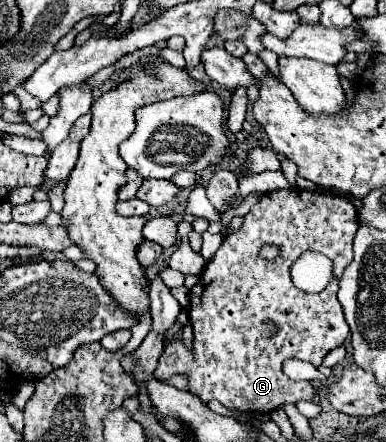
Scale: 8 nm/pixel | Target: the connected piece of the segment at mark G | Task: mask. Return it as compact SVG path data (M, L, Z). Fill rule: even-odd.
M273 190L263 194L259 204L245 216L245 224L235 234L227 234L225 242L217 250L211 262L199 276L199 282L189 292L189 320L193 326L193 352L189 352L181 340L169 342L159 358L155 370L157 380L167 380L173 374L185 374L189 378L189 392L201 400L219 400L225 408L247 412L271 412L283 404L295 404L299 400L313 400L313 386L309 382L289 380L281 364L287 358L299 358L319 366L325 354L341 344L349 336L349 326L343 318L341 304L337 300L339 278L353 258L353 238L359 228L357 208L343 196L325 194L319 190ZM267 244L275 244L279 254L275 260L265 260L259 250ZM307 250L325 254L333 262L333 280L319 294L307 294L291 282L291 264Z

